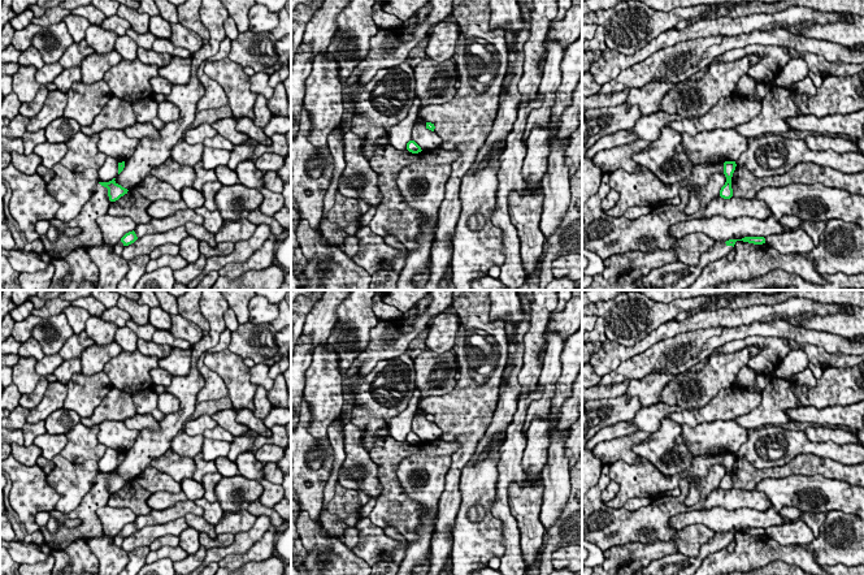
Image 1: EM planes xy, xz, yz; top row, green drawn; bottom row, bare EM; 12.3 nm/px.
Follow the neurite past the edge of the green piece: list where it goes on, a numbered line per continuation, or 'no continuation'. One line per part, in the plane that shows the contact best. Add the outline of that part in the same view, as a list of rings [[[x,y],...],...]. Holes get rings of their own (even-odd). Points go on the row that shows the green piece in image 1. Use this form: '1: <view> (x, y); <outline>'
1: yz (676, 276); [[[718,241],[700,256],[698,265],[690,265],[678,260],[654,268],[647,276],[641,278],[642,288],[652,290],[685,290],[695,282],[707,264],[726,256],[731,248],[733,246]]]

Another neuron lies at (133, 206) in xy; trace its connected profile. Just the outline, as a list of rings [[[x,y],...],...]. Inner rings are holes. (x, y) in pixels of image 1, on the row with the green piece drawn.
[[[129,190],[118,200],[112,202],[108,208],[108,215],[114,217],[130,217],[136,225],[147,224],[151,216],[147,213],[147,207],[152,202],[142,198],[138,193]]]

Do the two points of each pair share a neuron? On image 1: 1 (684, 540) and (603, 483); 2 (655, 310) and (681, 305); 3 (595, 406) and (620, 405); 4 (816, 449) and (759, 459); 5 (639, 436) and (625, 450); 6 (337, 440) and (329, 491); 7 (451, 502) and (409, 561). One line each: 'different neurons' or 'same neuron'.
1: different neurons
2: same neuron
3: same neuron
4: same neuron
5: same neuron
6: same neuron
7: different neurons

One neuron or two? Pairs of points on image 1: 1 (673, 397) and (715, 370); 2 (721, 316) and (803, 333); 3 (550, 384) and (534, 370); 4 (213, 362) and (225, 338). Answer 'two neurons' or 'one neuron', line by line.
1: one neuron
2: two neurons
3: two neurons
4: two neurons

